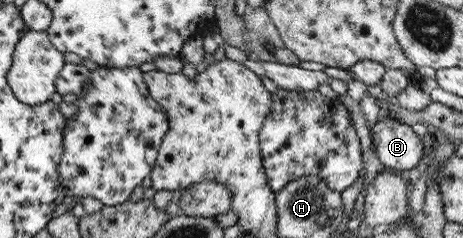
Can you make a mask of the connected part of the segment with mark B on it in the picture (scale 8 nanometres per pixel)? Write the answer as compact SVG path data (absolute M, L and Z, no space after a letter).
M380 115L370 134L375 156L388 170L403 175L423 156L421 139L407 124L395 122L391 116Z

